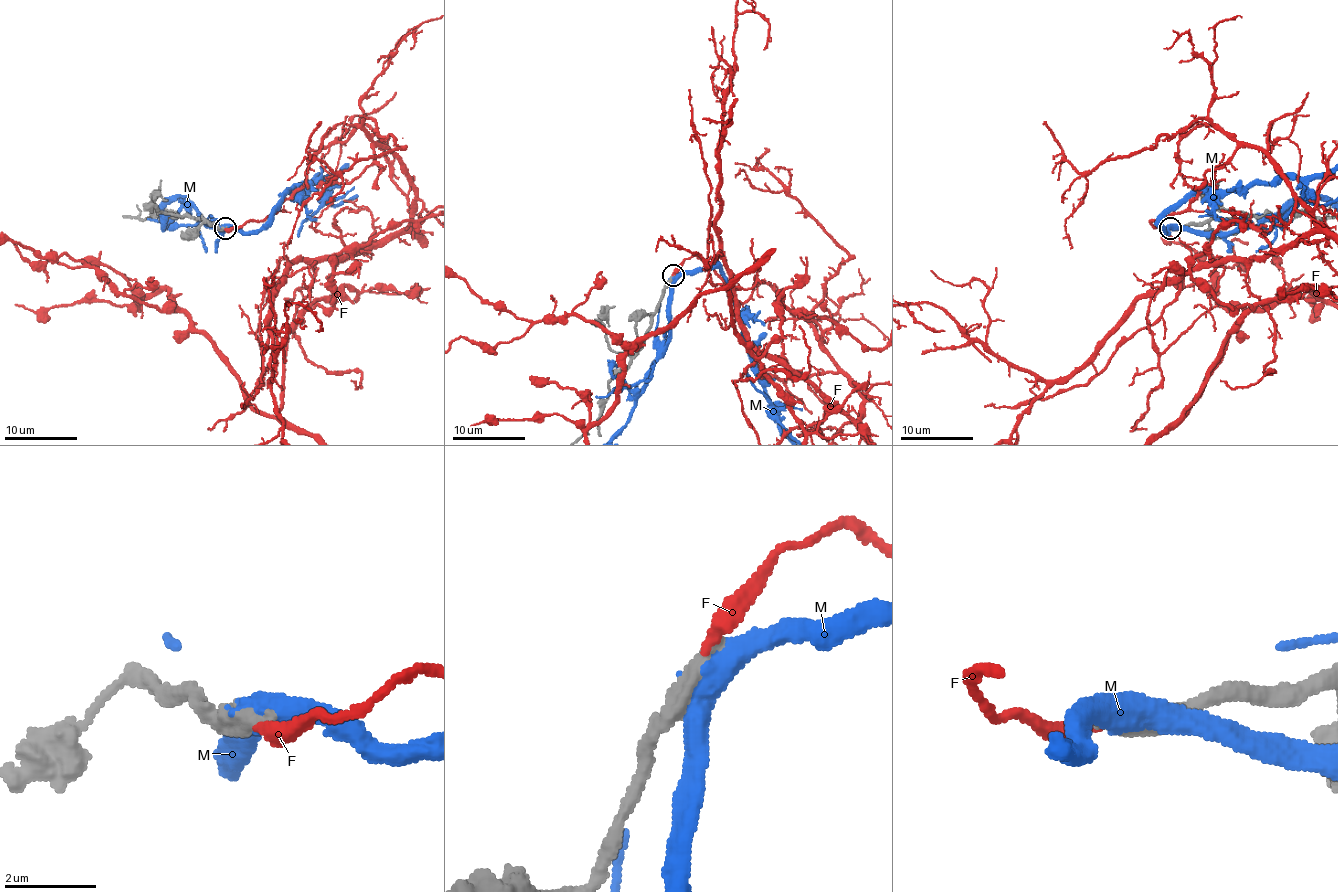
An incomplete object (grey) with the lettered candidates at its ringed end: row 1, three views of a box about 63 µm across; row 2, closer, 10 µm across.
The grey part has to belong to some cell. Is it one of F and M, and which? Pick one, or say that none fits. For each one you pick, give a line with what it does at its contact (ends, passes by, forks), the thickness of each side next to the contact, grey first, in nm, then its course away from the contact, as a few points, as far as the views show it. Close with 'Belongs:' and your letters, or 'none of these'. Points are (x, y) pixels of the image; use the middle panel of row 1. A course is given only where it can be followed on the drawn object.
Belongs: none of these

